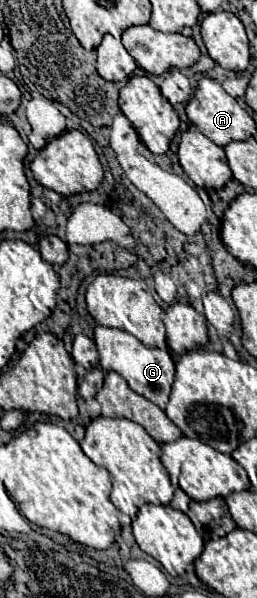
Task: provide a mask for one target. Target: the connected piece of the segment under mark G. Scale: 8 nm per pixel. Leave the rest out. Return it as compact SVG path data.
M101 325L95 327L95 345L97 345L97 351L99 351L101 367L105 371L119 373L135 393L143 395L145 399L155 403L159 409L165 409L165 405L169 401L173 377L175 377L175 361L173 361L169 351L145 347L131 333L121 331L121 329L101 327Z

